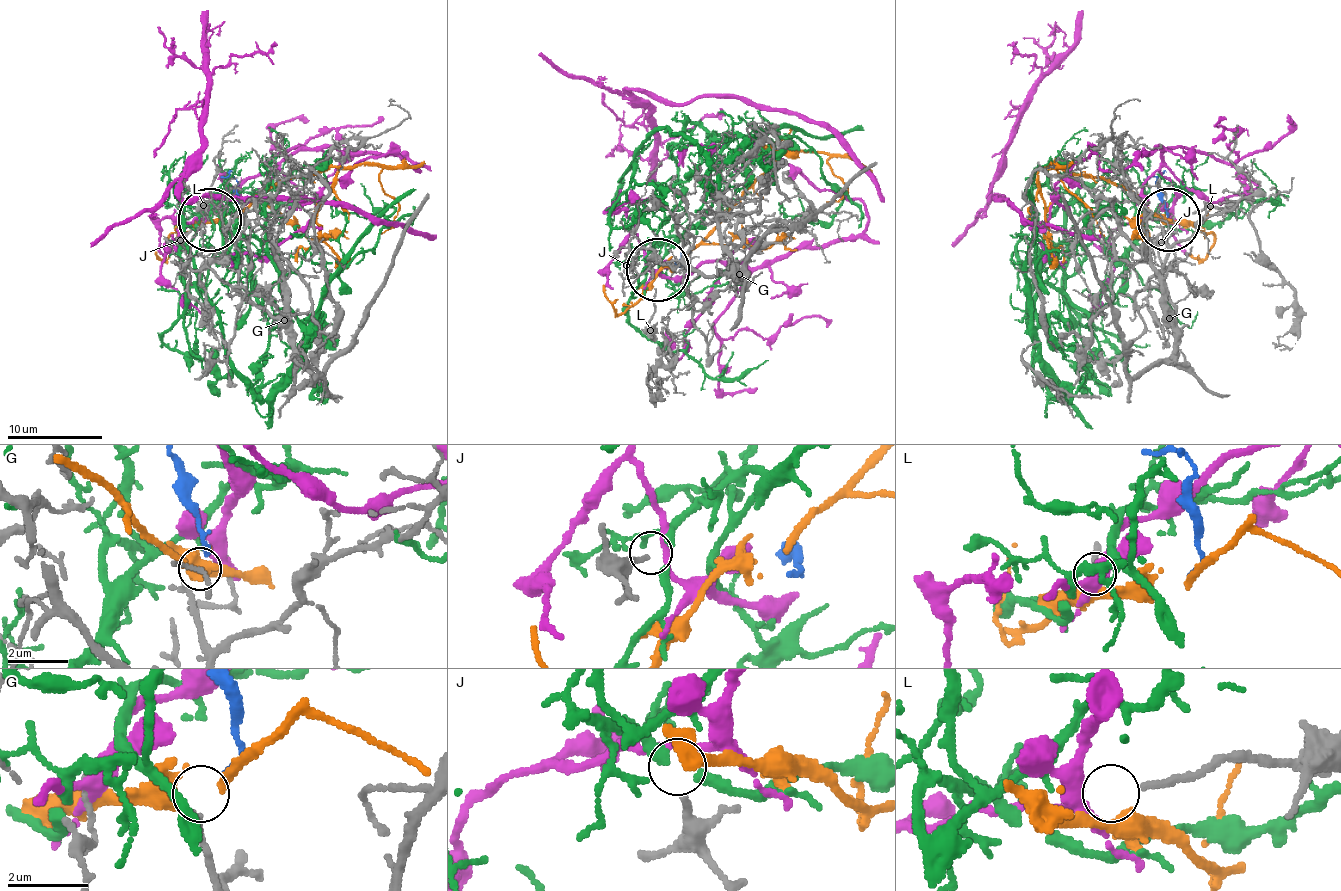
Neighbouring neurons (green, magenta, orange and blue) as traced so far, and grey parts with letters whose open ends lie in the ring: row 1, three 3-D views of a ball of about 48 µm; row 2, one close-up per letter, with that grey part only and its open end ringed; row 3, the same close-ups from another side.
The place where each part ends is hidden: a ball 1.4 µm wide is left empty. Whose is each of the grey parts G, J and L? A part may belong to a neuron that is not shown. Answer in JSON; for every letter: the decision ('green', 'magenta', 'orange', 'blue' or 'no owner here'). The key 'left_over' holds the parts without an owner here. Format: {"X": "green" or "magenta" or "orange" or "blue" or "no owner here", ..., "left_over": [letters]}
{"G": "blue", "J": "green", "L": "no owner here", "left_over": ["L"]}

